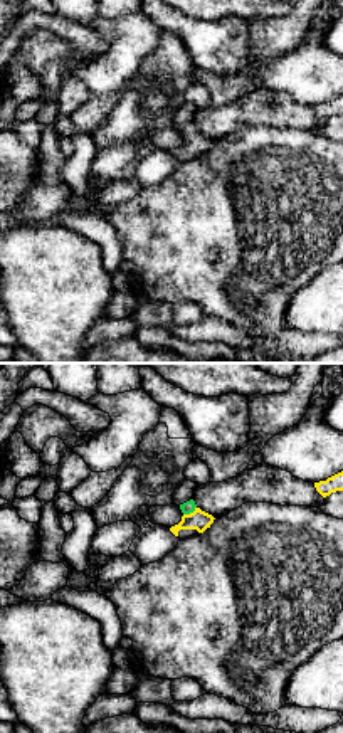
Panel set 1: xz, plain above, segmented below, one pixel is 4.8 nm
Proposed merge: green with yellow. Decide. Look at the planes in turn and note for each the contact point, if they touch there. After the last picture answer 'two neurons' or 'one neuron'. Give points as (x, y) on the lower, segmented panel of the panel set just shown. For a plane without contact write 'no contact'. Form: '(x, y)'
(190, 511)

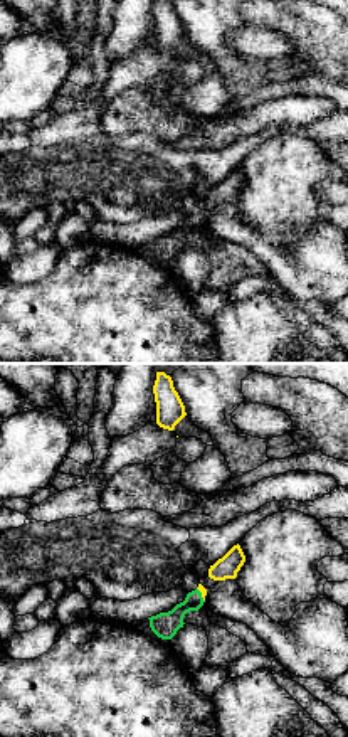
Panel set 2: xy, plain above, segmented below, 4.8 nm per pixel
(200, 594)

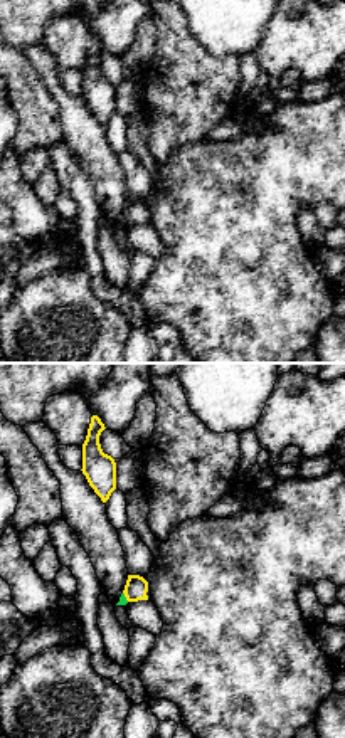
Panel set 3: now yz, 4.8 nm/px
(125, 597)

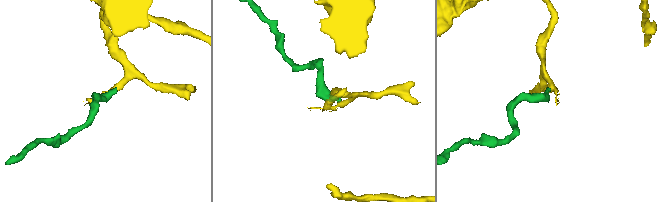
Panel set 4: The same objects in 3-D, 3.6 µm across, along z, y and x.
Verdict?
one neuron

